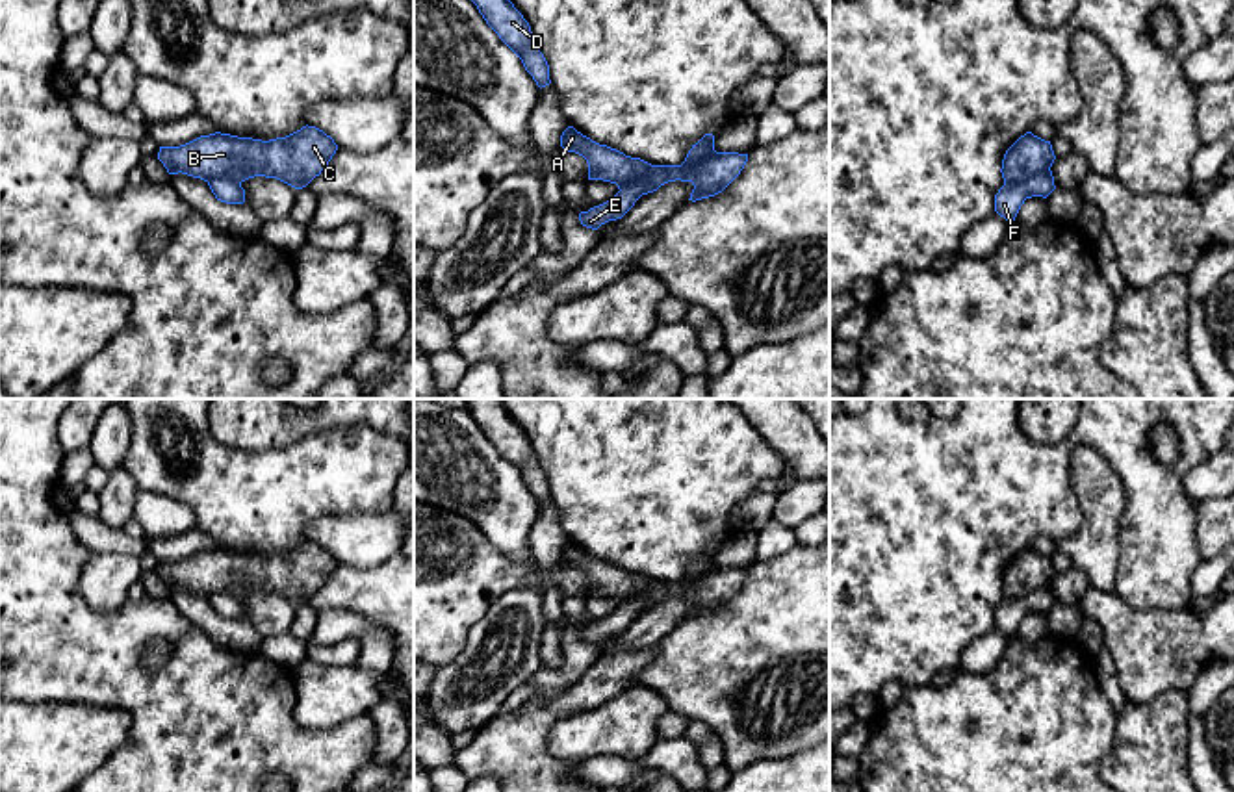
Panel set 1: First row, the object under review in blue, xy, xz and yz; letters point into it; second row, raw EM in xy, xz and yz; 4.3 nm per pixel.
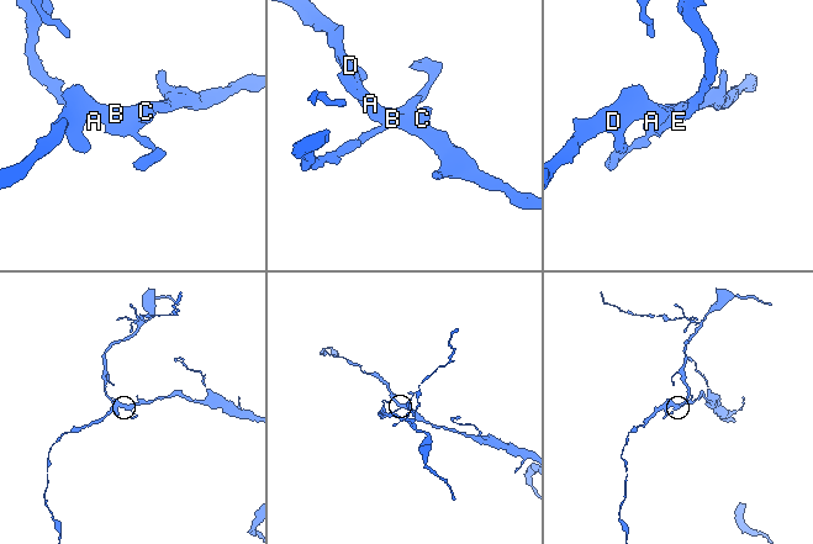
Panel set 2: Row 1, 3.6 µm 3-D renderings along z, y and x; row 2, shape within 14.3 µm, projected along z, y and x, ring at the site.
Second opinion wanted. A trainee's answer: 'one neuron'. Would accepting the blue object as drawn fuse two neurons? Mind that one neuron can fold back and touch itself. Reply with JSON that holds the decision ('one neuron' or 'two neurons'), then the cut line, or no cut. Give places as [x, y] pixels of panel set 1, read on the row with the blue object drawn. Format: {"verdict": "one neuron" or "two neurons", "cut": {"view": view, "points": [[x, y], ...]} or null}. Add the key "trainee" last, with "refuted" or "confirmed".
{"verdict": "two neurons", "cut": {"view": "yz", "points": [[1049, 167], [1019, 182], [1004, 184]]}, "trainee": "refuted"}

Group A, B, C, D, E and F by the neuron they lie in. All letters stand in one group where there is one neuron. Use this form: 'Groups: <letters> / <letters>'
Groups: A B C D / E F

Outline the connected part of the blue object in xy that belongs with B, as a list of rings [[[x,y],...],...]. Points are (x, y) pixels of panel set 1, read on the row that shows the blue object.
[[[315,126],[269,141],[230,134],[200,135],[180,147],[160,147],[158,160],[169,174],[187,174],[210,182],[254,176],[276,178],[295,189],[306,187],[328,165],[338,145]]]

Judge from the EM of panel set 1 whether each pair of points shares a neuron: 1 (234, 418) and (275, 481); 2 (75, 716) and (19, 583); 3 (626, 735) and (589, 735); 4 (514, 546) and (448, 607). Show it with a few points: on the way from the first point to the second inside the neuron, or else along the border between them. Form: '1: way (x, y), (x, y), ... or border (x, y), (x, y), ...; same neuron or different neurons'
1: border (214, 434), (244, 449), (297, 442); different neurons
2: border (23, 702), (86, 702), (110, 709); different neurons
3: way (616, 735), (598, 735); same neuron
4: border (474, 523), (513, 559), (533, 562); different neurons

